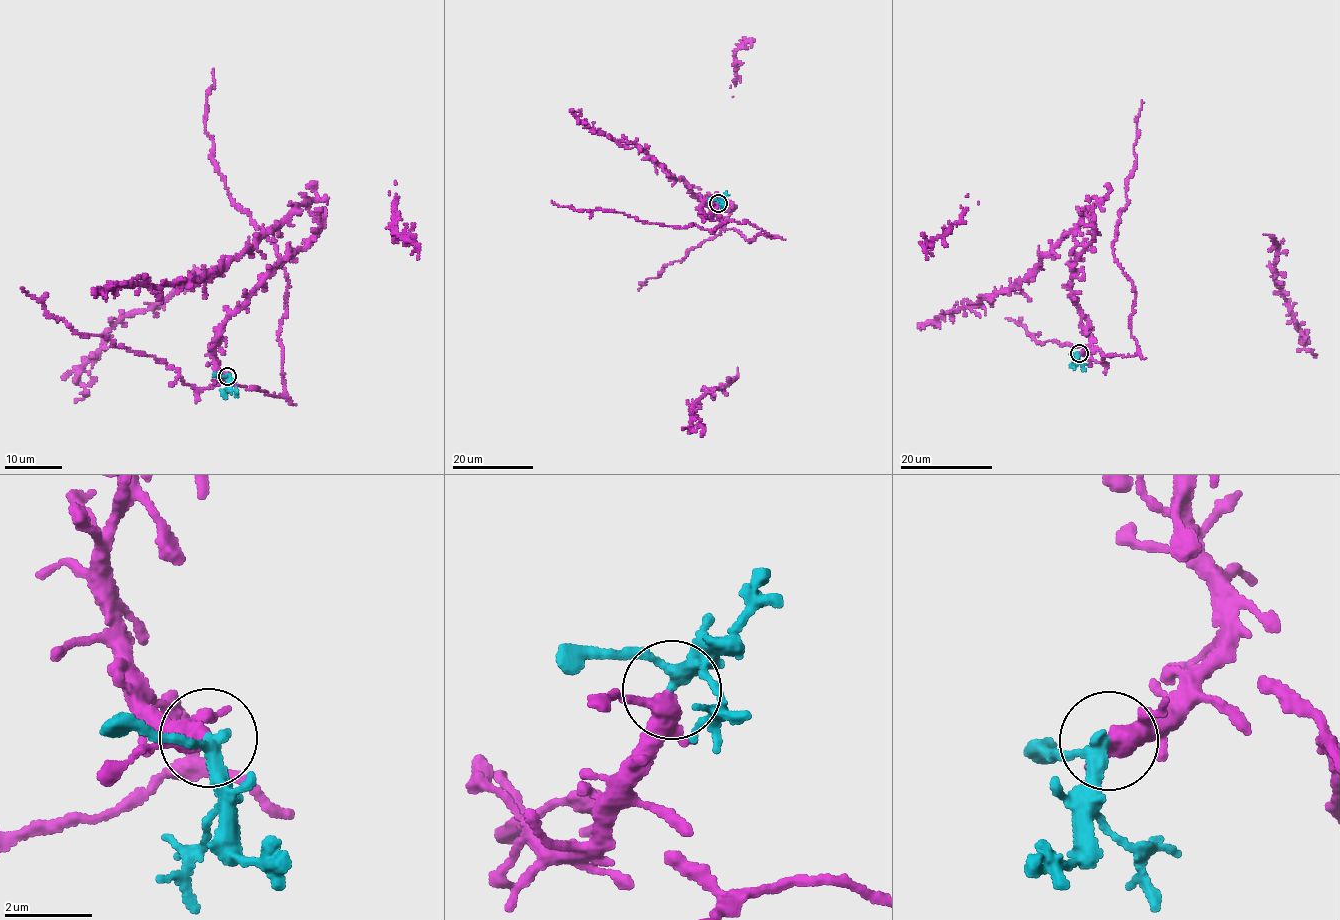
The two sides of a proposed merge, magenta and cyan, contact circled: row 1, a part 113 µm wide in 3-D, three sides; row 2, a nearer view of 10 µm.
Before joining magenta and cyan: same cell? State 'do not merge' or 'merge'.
merge

